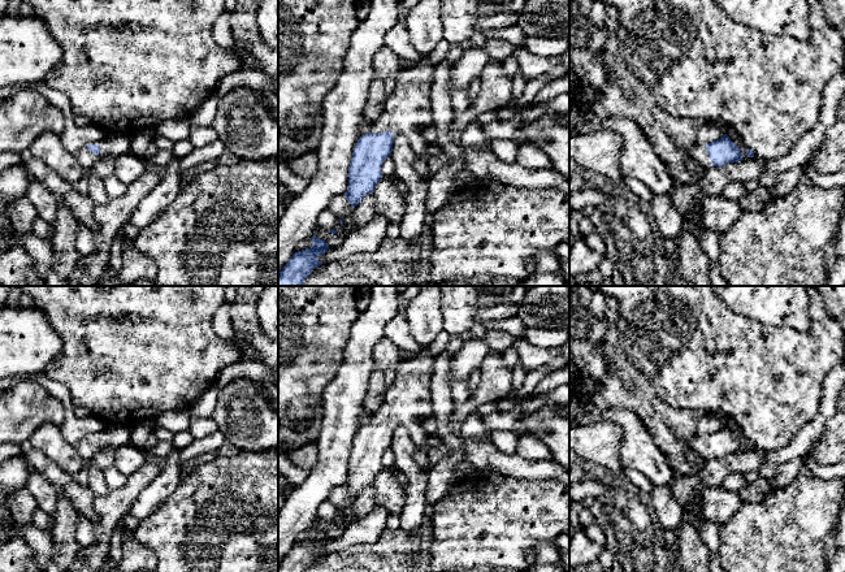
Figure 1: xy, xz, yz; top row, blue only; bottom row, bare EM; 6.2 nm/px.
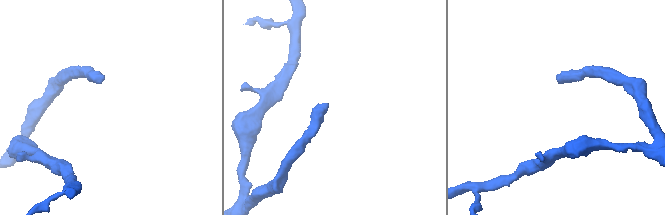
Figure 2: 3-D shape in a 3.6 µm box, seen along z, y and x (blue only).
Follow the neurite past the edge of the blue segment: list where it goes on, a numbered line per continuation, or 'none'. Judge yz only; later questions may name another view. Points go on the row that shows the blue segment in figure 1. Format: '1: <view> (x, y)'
1: yz (698, 154)

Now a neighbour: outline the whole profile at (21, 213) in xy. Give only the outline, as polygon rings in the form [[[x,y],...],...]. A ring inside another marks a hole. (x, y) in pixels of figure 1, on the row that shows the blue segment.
[[[21,196],[12,202],[5,208],[5,213],[17,235],[31,234],[32,224],[38,218],[38,212],[26,196]]]

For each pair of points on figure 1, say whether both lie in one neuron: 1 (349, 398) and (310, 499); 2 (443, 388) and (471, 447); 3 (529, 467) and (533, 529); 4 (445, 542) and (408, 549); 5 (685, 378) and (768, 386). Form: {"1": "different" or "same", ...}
{"1": "same", "2": "different", "3": "different", "4": "different", "5": "same"}

